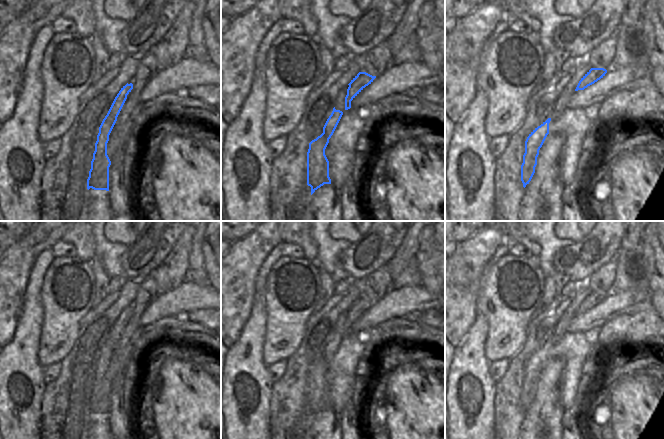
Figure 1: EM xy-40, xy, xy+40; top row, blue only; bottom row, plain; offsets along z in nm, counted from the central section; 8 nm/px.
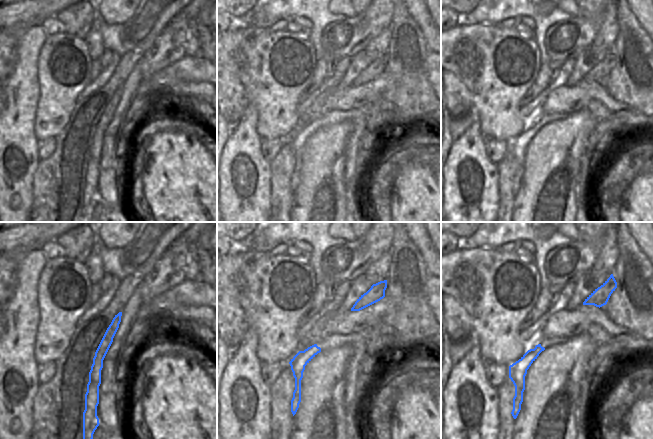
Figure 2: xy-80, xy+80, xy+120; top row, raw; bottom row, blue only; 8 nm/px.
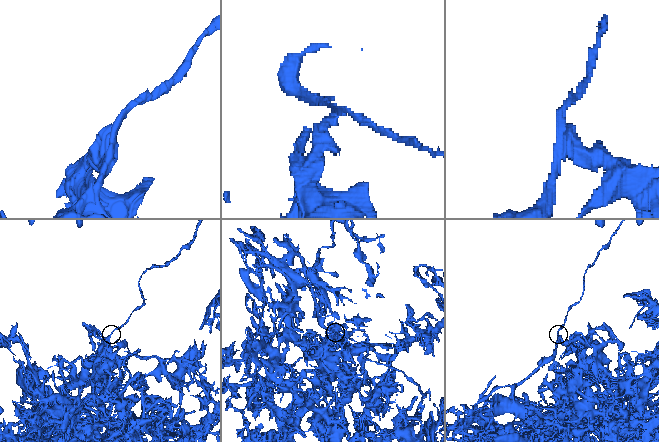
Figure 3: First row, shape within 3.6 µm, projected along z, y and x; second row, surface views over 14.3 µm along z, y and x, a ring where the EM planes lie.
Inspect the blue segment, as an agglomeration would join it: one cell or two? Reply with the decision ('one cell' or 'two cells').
two cells

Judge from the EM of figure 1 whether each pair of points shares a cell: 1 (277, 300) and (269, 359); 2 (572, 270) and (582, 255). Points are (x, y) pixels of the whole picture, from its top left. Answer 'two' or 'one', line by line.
1: one
2: one

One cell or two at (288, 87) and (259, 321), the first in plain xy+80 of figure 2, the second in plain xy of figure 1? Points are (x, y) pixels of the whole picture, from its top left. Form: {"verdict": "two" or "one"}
{"verdict": "two"}

